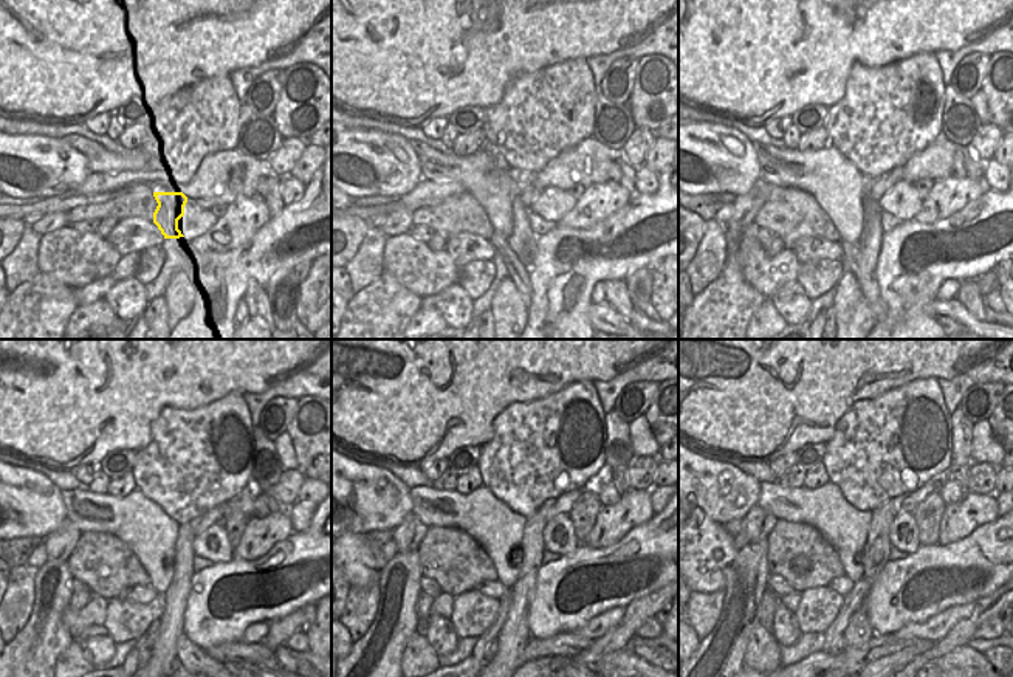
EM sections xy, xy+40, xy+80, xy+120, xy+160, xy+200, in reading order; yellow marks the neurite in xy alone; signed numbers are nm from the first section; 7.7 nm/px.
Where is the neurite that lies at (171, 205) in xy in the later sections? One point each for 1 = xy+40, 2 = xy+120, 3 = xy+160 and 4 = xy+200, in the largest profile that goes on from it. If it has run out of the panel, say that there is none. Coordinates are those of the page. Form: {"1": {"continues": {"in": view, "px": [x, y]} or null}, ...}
{"1": {"continues": {"in": "xy+40", "px": [528, 194]}}, "2": {"continues": {"in": "xy+120", "px": [216, 515]}}, "3": {"continues": {"in": "xy+160", "px": [563, 504]}}, "4": {"continues": {"in": "xy+200", "px": [906, 502]}}}

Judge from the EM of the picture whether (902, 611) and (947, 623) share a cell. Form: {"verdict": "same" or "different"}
{"verdict": "different"}

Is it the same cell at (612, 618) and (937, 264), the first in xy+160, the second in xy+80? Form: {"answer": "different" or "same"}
{"answer": "different"}

